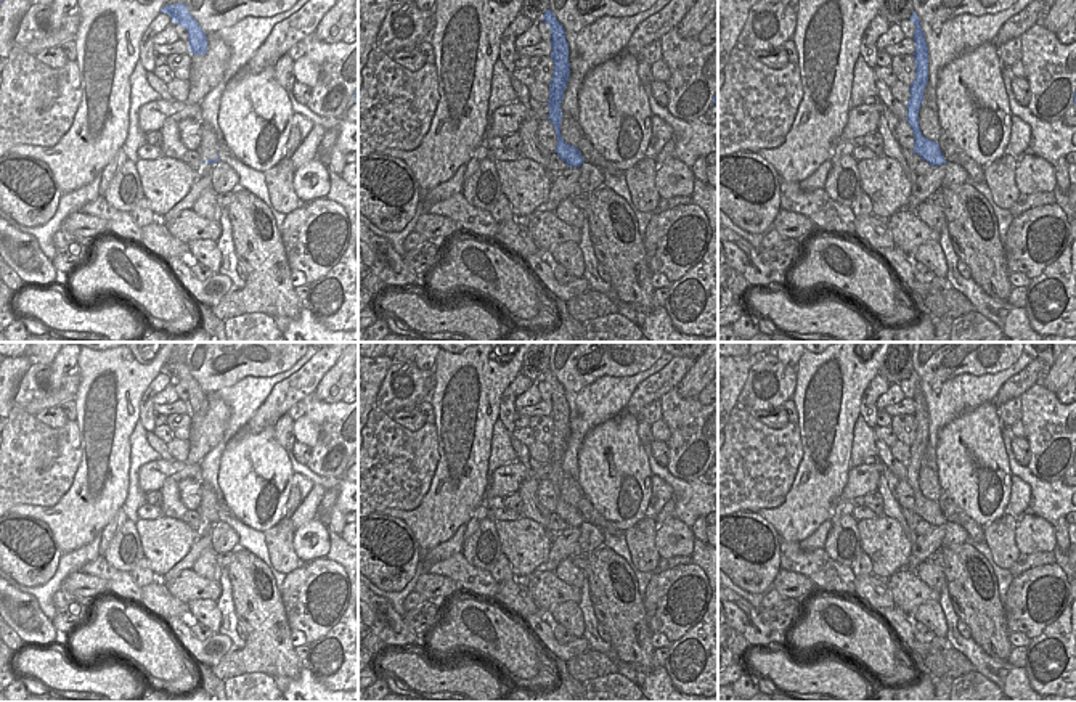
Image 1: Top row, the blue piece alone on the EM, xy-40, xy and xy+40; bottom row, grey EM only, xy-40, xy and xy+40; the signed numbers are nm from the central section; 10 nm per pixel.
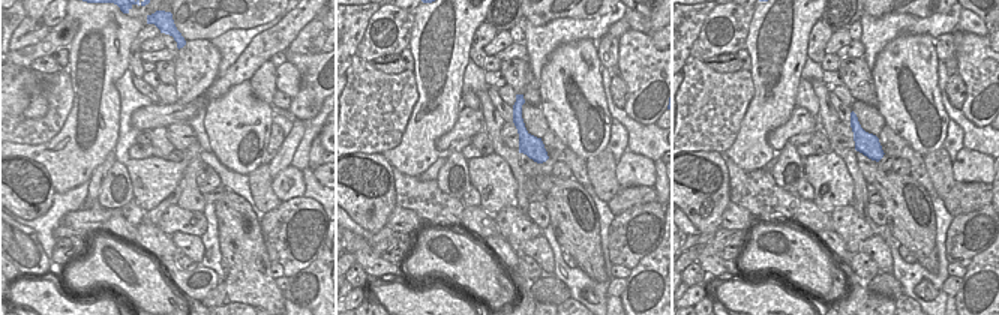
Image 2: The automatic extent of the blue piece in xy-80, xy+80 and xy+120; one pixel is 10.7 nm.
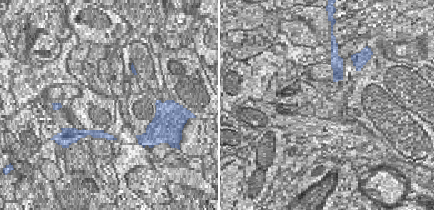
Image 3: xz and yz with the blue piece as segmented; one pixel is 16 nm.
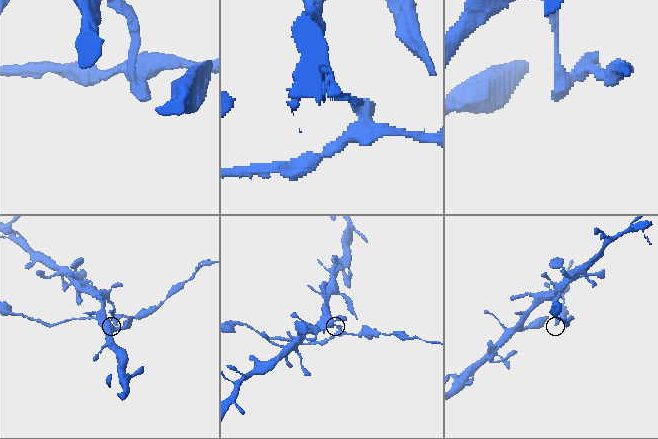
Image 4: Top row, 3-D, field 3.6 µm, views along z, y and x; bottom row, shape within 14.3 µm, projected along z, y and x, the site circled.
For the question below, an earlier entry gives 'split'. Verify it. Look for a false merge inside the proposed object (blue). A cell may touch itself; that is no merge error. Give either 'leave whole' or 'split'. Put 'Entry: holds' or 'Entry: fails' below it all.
split
Entry: holds

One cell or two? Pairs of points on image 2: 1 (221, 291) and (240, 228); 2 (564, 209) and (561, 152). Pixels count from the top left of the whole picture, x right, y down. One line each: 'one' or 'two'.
1: one
2: two

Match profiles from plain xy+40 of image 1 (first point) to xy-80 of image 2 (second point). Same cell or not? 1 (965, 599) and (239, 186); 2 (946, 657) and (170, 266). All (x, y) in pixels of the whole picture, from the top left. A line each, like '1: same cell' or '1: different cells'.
1: different cells
2: different cells

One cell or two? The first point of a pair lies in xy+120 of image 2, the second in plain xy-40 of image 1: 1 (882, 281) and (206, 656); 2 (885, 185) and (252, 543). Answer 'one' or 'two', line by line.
1: two
2: two

